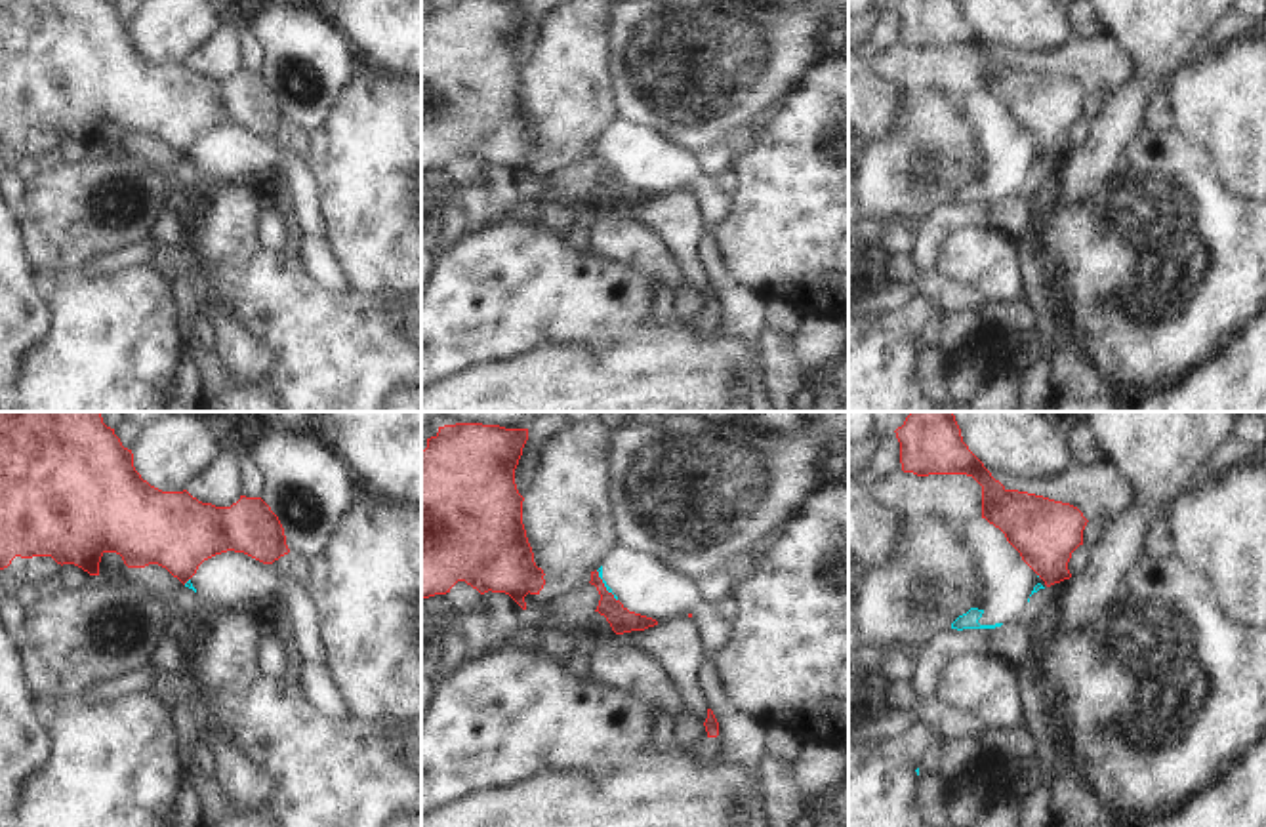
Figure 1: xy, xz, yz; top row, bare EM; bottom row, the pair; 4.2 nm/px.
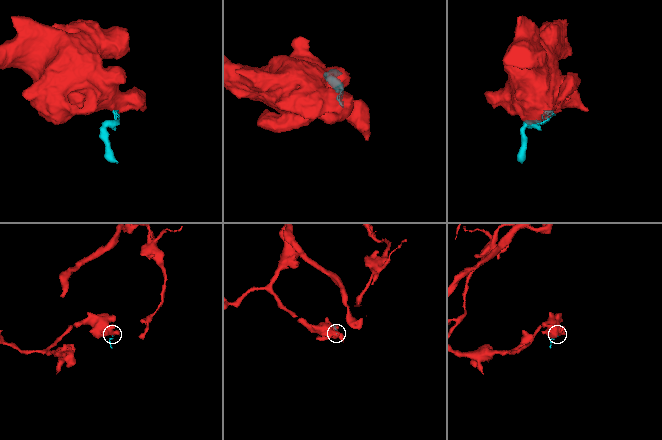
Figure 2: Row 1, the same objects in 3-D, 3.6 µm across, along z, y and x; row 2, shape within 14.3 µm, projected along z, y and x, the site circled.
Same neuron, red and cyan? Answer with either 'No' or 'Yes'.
No

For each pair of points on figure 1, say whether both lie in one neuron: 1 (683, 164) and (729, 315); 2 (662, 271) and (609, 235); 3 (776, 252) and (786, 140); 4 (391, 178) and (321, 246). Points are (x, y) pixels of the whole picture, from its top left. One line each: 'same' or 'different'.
1: same
2: same
3: same
4: different

